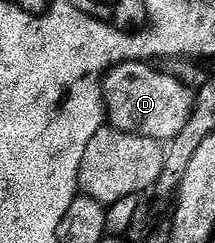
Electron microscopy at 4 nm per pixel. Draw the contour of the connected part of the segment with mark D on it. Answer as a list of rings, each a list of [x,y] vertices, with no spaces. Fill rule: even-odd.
[[[126,61],[116,65],[100,82],[104,117],[122,133],[147,137],[159,143],[169,143],[184,129],[194,106],[195,94],[170,73],[153,69],[145,61]]]

